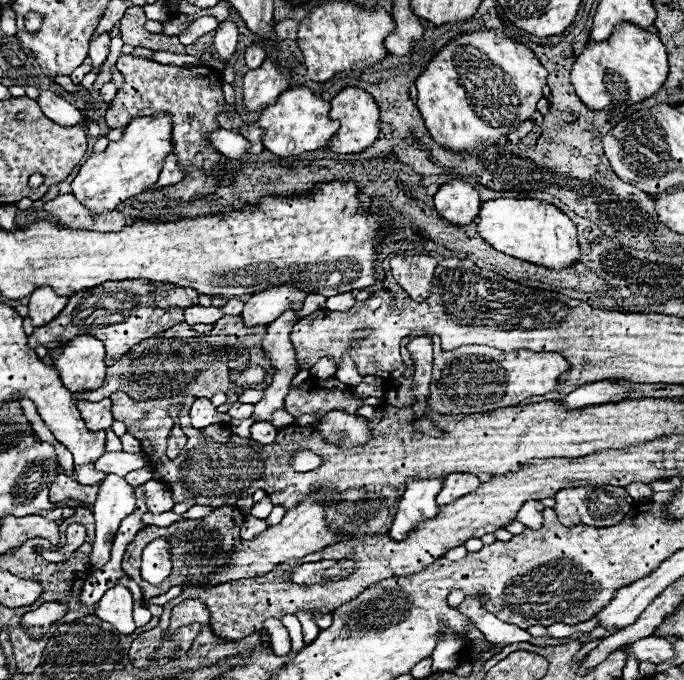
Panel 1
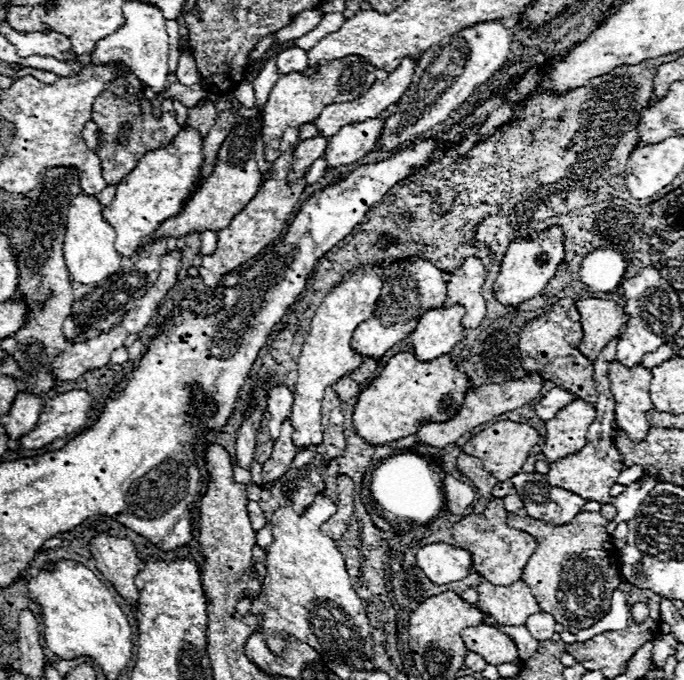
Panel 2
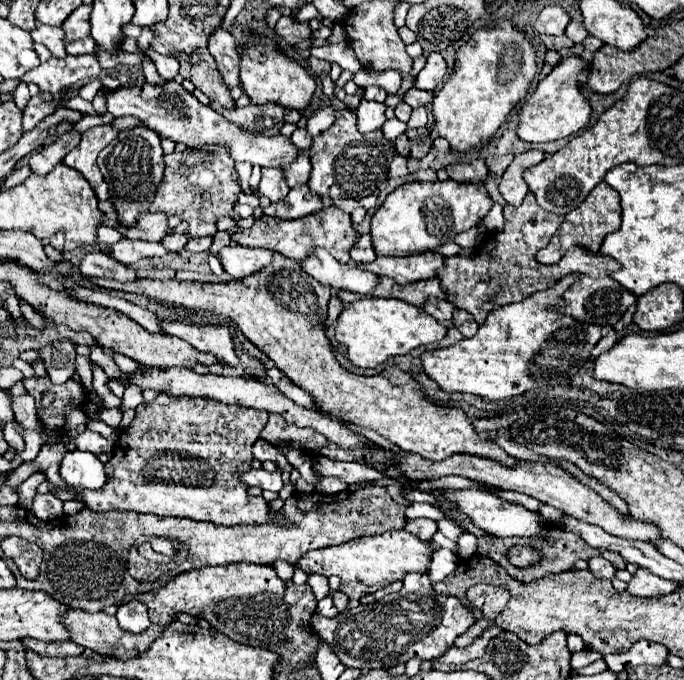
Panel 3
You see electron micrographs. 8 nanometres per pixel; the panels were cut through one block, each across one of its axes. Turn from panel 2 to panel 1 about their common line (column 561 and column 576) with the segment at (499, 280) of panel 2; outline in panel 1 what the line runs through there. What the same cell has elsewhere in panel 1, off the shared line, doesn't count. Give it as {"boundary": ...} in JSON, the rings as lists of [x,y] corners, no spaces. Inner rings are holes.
{"boundary":[[[498,198],[484,202],[478,216],[480,220],[476,220],[476,224],[480,236],[498,252],[536,266],[546,266],[550,270],[570,268],[580,260],[578,232],[574,222],[548,202]]]}

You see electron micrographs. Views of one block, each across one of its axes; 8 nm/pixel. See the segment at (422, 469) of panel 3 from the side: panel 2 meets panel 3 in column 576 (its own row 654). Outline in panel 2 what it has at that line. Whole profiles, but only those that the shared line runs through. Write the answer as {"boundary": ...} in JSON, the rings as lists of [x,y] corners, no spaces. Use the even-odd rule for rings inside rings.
{"boundary":[[[478,624],[472,628],[466,628],[462,632],[462,640],[466,642],[470,652],[476,652],[484,656],[488,664],[504,664],[518,660],[518,648],[510,636],[500,632],[492,624]]]}

